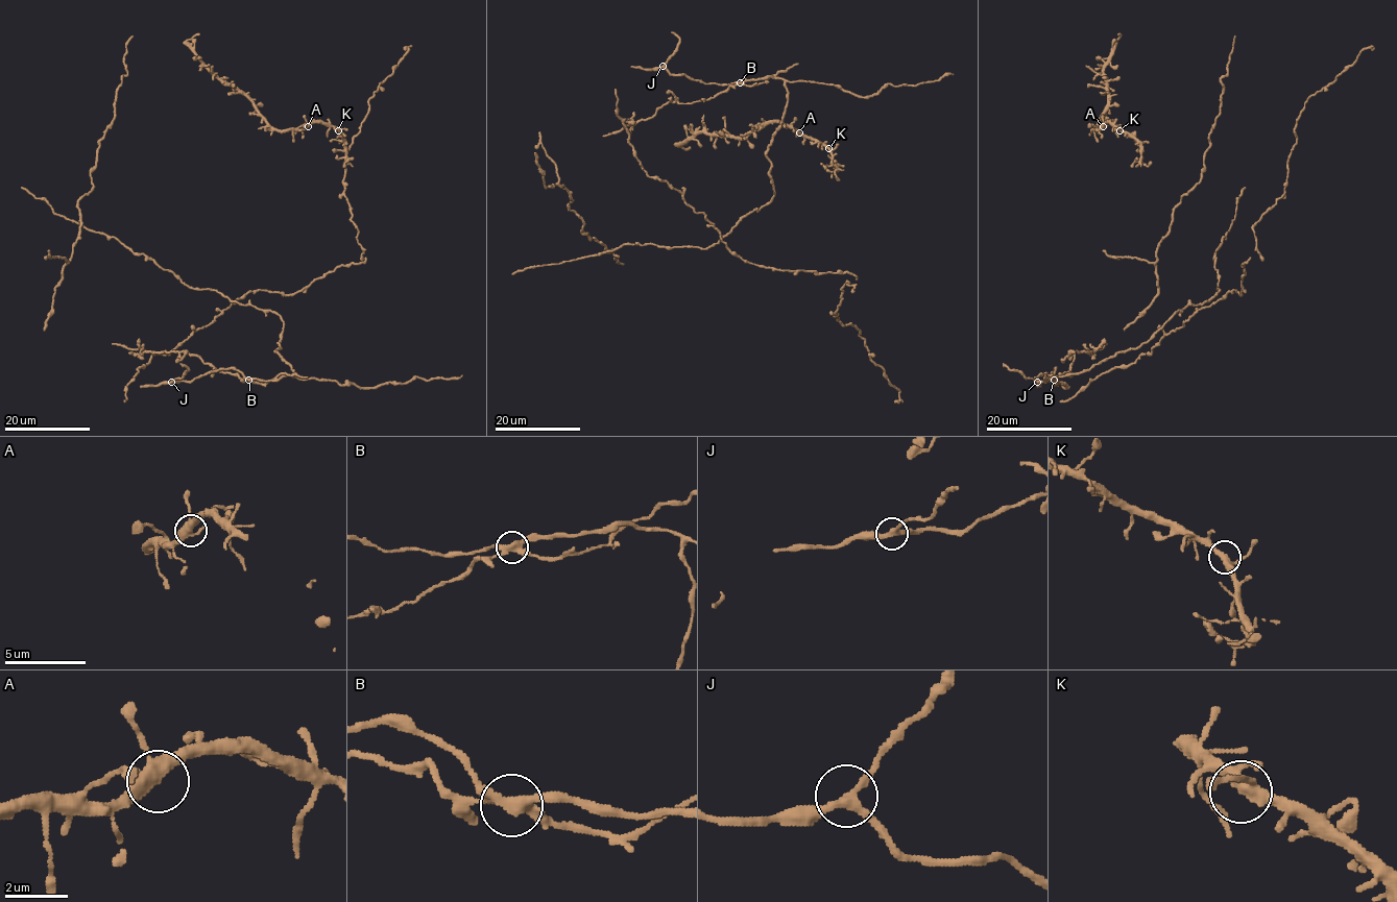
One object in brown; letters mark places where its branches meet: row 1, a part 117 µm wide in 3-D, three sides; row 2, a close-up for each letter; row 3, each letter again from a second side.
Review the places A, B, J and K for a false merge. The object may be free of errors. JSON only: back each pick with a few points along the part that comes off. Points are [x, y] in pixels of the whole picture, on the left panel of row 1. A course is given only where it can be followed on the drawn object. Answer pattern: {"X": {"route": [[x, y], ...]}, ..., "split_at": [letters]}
{"B": {"route": [[248, 380], [217, 370], [187, 351], [145, 351], [113, 343]]}, "split_at": ["B"]}

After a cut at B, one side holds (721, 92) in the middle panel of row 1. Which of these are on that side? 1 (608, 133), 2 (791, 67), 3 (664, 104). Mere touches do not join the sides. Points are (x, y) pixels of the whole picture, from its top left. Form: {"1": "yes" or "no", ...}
{"1": "yes", "2": "yes", "3": "yes"}

